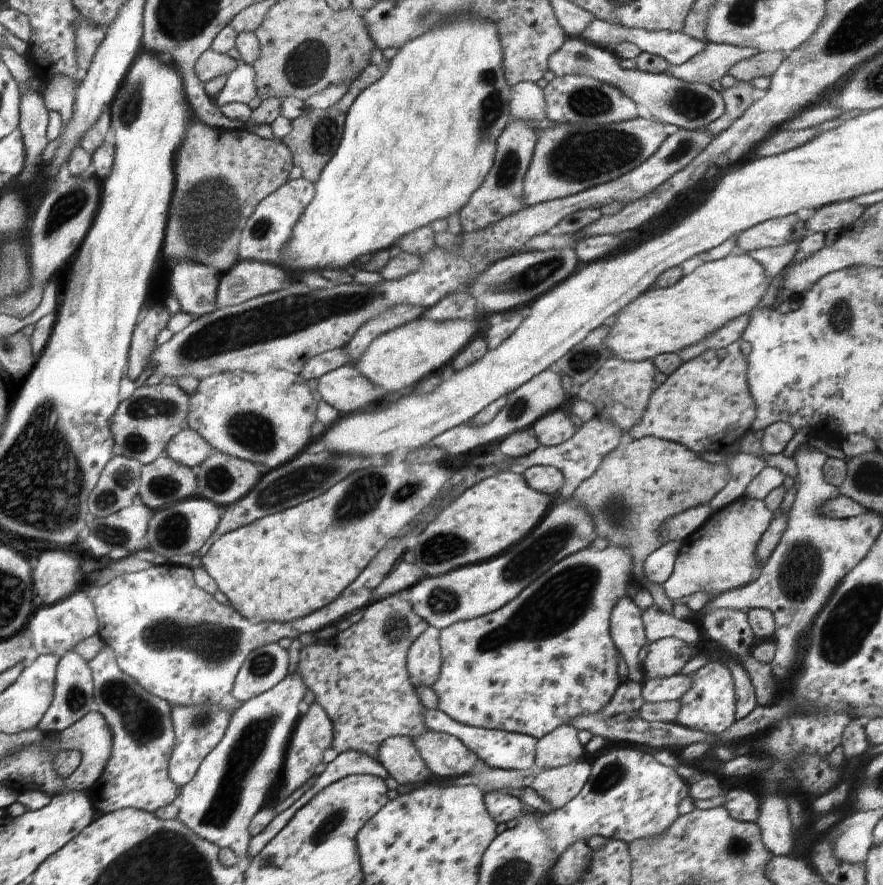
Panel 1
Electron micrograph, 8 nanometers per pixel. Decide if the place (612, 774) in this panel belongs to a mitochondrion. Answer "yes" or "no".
yes

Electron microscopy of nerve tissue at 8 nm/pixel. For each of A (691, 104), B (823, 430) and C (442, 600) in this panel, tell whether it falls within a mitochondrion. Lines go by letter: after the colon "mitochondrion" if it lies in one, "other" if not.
A: mitochondrion
B: other
C: mitochondrion

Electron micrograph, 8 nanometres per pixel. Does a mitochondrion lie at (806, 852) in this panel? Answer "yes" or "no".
no

